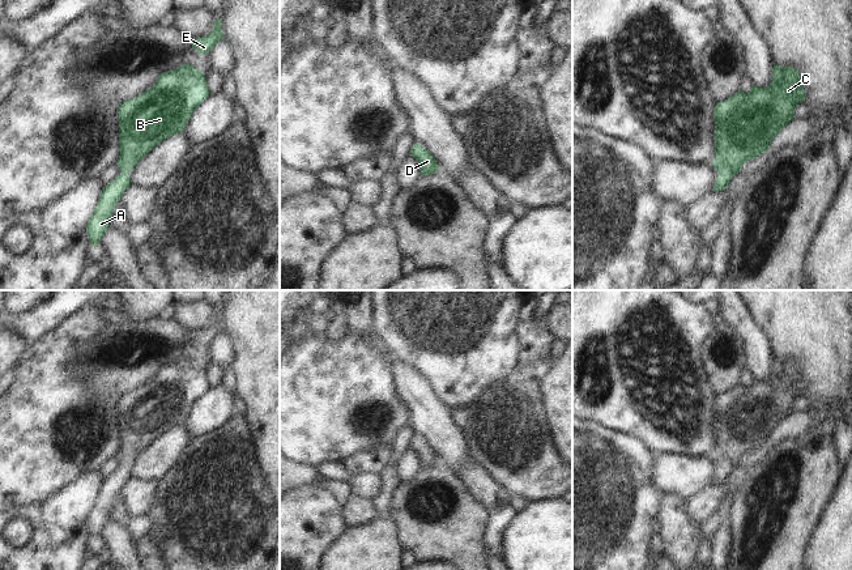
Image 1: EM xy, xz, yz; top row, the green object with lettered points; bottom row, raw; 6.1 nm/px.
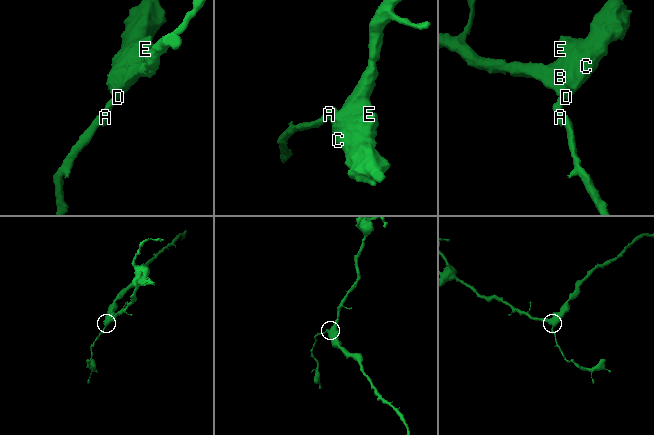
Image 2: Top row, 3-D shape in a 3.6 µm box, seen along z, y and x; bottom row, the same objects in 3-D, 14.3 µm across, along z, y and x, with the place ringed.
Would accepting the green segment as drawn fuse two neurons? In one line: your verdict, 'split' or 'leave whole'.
leave whole

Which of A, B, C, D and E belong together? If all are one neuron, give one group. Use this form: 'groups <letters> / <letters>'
groups A B C D E

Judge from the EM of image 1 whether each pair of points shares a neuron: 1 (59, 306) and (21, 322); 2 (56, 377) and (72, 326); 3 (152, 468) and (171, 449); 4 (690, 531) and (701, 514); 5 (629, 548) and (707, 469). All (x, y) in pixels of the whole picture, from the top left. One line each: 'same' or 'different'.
1: same
2: same
3: same
4: different
5: different

